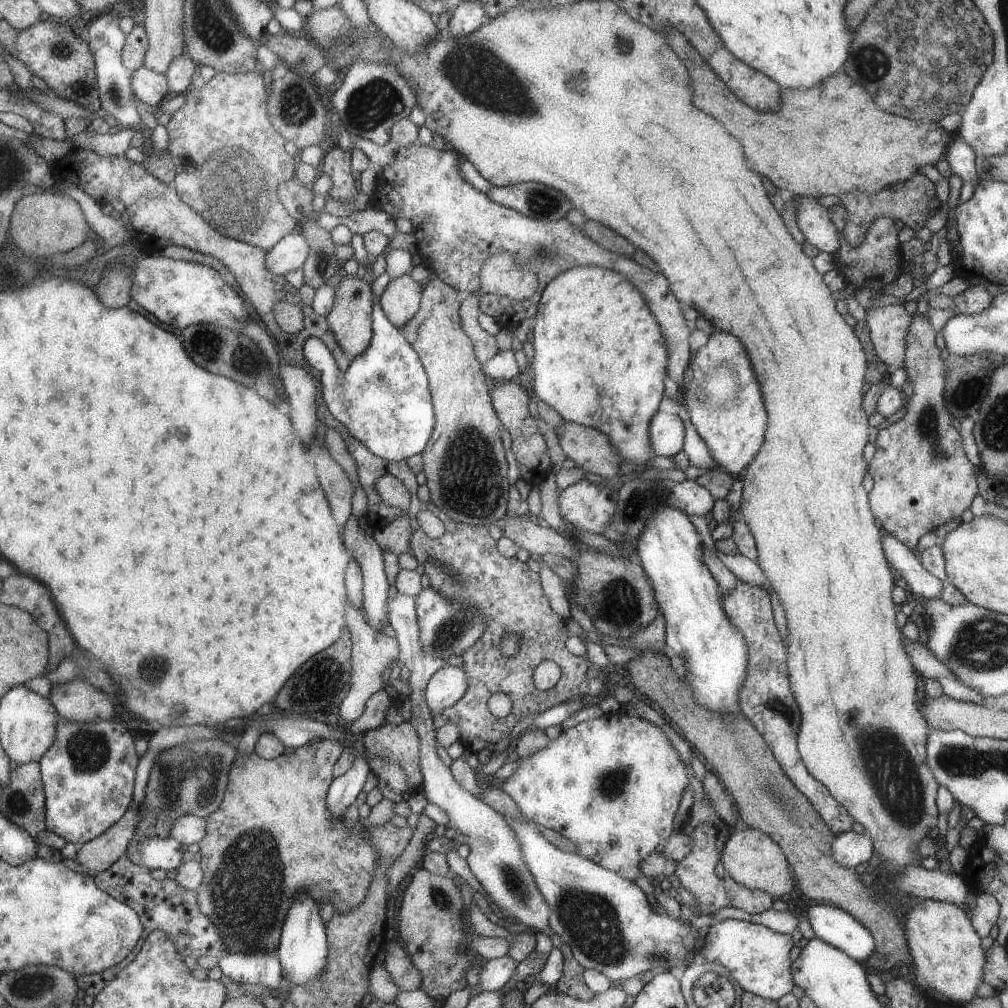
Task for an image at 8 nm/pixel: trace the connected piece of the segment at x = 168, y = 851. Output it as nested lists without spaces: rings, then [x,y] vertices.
[[[148,836],[142,840],[132,840],[124,855],[126,860],[130,860],[140,868],[146,868],[151,872],[156,869],[167,872],[176,870],[182,864],[182,850],[176,840],[160,836]]]

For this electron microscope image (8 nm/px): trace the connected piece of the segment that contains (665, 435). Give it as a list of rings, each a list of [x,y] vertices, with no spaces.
[[[662,411],[651,422],[650,438],[655,454],[673,457],[683,450],[684,422],[679,415]]]

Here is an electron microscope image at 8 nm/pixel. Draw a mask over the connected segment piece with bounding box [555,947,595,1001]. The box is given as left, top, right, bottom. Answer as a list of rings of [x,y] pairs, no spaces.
[[[565,947],[564,954],[566,958],[563,973],[555,984],[557,990],[583,1001],[590,1000],[595,995],[595,992],[592,992],[584,982],[583,972],[585,968],[573,958],[572,954],[570,954],[570,949]]]

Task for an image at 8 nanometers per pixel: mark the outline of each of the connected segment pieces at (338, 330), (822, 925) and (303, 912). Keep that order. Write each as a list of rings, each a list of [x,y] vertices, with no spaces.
[[[343,274],[342,279],[337,285],[335,303],[326,317],[333,333],[336,335],[337,342],[346,350],[350,358],[357,357],[369,348],[373,338],[372,324],[372,305],[373,291],[371,280],[360,279],[358,275]]]
[[[818,903],[810,906],[807,919],[820,940],[838,947],[859,963],[873,953],[873,933],[845,910]]]
[[[300,894],[300,896],[296,896],[294,902],[289,906],[284,928],[281,930],[281,940],[277,946],[277,956],[280,959],[284,975],[298,984],[322,977],[321,974],[327,969],[328,949],[327,927],[324,925],[324,920],[320,915],[319,904],[314,902],[312,896],[308,896],[308,894]]]

